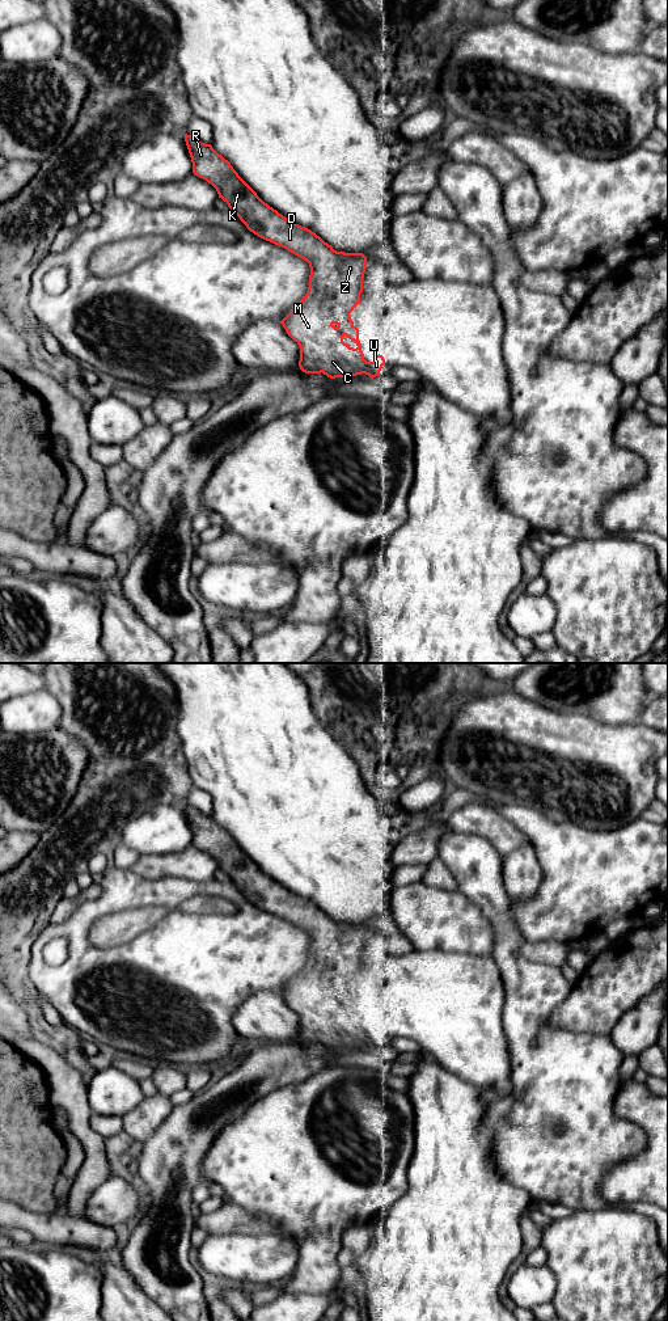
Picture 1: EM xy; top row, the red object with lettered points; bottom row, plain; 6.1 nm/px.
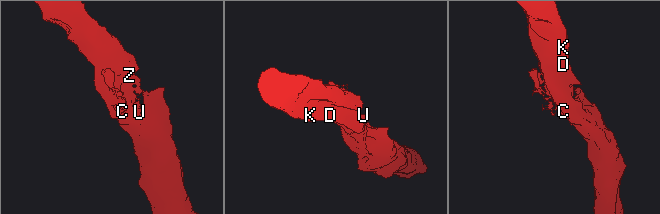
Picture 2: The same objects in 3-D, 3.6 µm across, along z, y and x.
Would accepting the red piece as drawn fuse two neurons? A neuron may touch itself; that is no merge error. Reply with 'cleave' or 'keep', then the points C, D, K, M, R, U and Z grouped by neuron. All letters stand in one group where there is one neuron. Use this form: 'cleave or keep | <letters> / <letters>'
keep | C D K M R U Z

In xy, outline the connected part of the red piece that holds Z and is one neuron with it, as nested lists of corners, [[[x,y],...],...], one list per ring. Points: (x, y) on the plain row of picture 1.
[[[185,805],[185,813],[193,833],[193,844],[211,854],[228,878],[246,899],[258,908],[287,920],[309,934],[309,958],[300,974],[280,992],[287,1005],[300,1018],[299,1038],[305,1044],[324,1044],[330,1050],[351,1048],[365,1044],[371,1050],[380,1046],[385,1030],[376,1026],[372,1033],[364,1030],[359,1000],[350,984],[360,974],[367,928],[363,924],[337,923],[310,900],[301,898],[265,874],[238,847],[231,833],[219,826],[211,815]]]

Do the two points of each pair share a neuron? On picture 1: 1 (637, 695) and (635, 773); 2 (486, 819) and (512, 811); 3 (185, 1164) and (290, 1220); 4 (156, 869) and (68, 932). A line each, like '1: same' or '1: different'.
1: different
2: different
3: different
4: different

